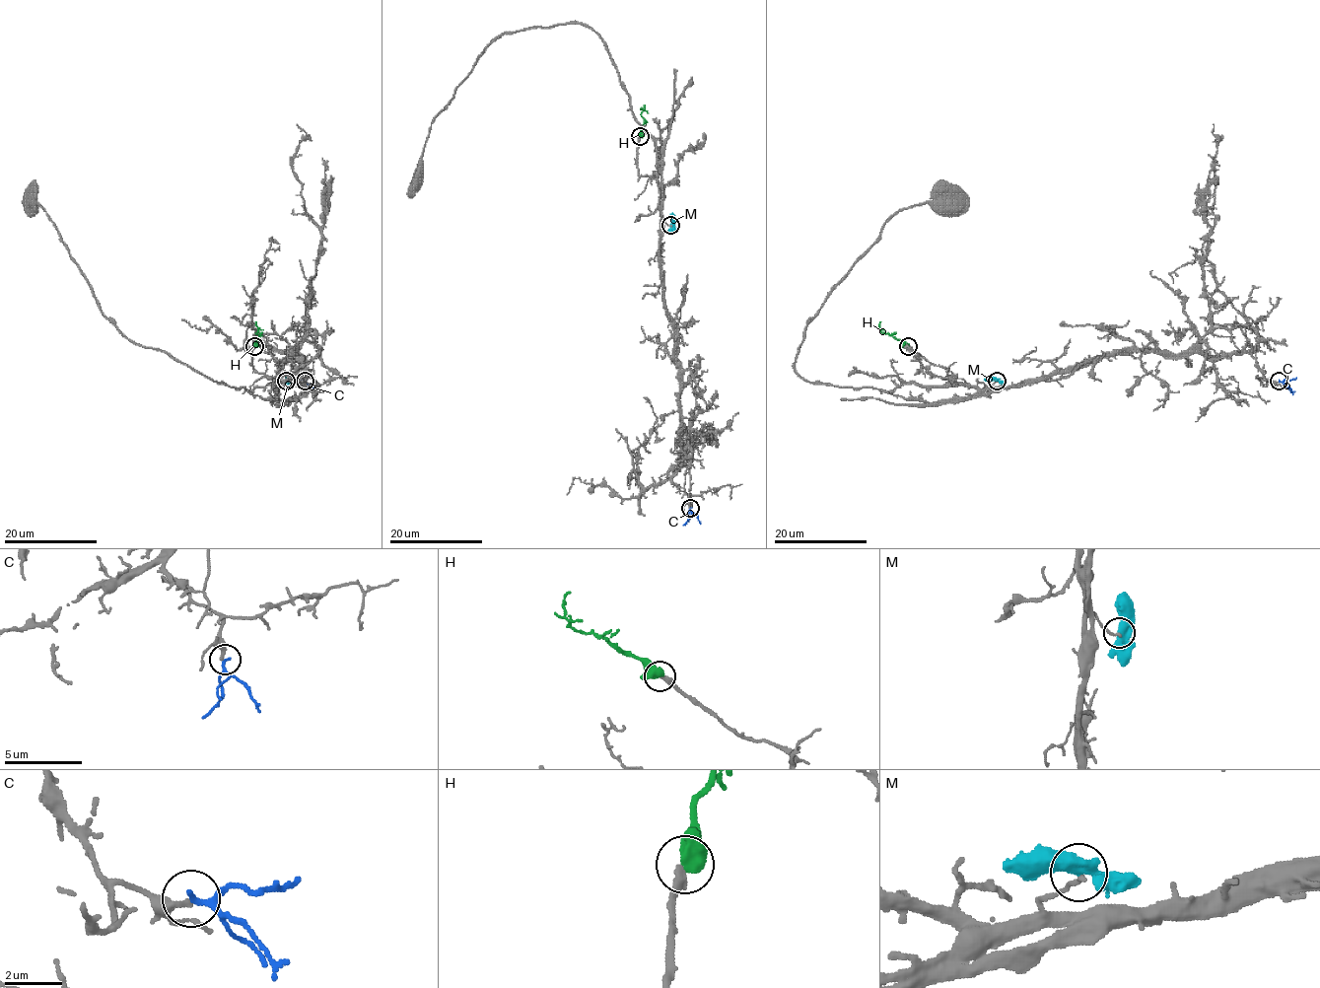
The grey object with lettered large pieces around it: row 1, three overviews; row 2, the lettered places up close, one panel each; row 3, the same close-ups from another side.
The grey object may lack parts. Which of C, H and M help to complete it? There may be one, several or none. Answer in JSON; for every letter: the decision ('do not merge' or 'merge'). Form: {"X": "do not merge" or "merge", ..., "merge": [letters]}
{"C": "merge", "H": "do not merge", "M": "do not merge", "merge": ["C"]}

